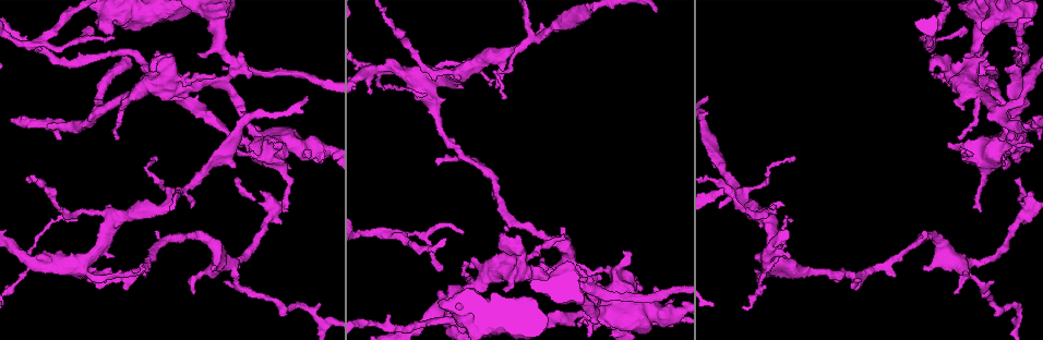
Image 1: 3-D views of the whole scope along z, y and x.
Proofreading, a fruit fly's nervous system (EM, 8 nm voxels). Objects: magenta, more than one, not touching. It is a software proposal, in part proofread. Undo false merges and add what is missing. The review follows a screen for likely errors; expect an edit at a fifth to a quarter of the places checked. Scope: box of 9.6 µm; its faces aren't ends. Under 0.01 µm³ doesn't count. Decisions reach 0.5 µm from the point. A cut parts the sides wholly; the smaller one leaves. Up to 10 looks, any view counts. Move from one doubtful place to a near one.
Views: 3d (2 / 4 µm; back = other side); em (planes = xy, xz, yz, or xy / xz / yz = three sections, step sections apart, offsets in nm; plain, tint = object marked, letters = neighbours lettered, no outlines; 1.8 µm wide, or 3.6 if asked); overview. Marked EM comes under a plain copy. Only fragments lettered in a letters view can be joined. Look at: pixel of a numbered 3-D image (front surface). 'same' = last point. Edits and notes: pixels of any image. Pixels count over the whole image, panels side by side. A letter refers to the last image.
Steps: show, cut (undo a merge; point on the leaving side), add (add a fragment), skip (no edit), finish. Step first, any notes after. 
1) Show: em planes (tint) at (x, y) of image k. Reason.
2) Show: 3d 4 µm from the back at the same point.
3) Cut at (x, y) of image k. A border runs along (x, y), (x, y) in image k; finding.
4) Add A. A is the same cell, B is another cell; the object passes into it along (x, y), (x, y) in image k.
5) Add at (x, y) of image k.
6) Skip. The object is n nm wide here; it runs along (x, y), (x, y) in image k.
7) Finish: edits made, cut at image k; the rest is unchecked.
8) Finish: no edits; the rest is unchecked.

Show: em planes (tint) at (578, 269) of image 1. Four or more arms meet.

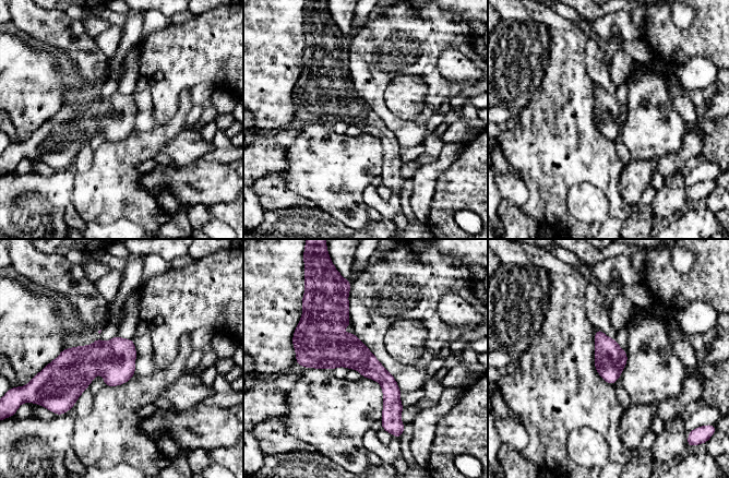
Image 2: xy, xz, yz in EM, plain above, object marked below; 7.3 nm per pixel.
Show: em planes (letters) at the same point. What lies round it.

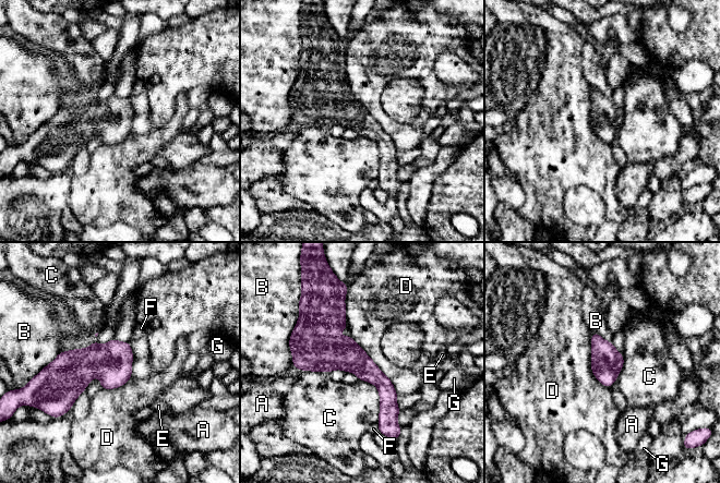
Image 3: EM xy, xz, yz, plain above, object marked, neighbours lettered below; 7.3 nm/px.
Skip. The object is 240 nm wide here; A, B, C, D, E, F and G are other cells; one neuron here.

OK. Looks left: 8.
Show: em 3.6 µm planes (letters) at (476, 296) of image 1. Sharp bend.

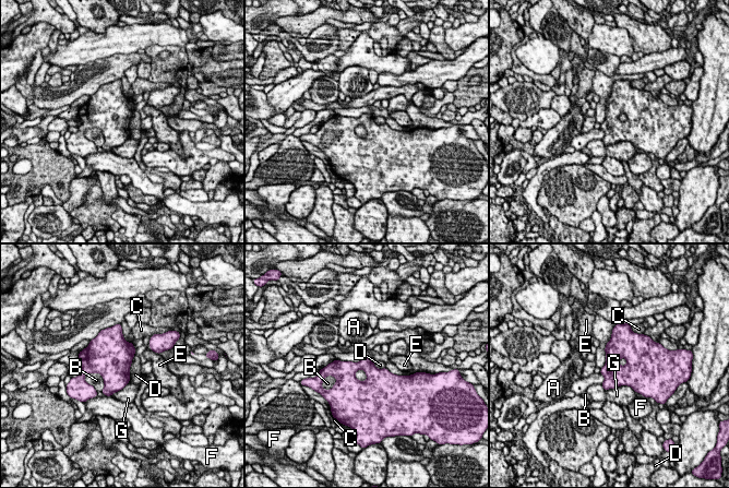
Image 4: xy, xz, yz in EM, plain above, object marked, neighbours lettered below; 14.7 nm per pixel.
Skip. The longest contact is with G, 460 nm; A, B, C, D, E, F and G are other cells; one neuron here.

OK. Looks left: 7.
Show: 3d 4 µm at (983, 19) of image 1. Abrupt turn.

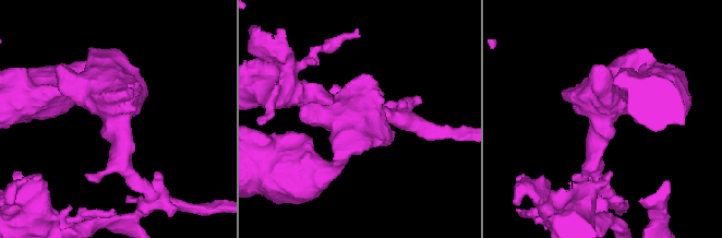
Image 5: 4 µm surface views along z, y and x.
Show: em planes (tint) at (113, 115) of image 5. 3 arms meet here; the arms are 280, 380, 380 nm wide; shape alone is not enough.

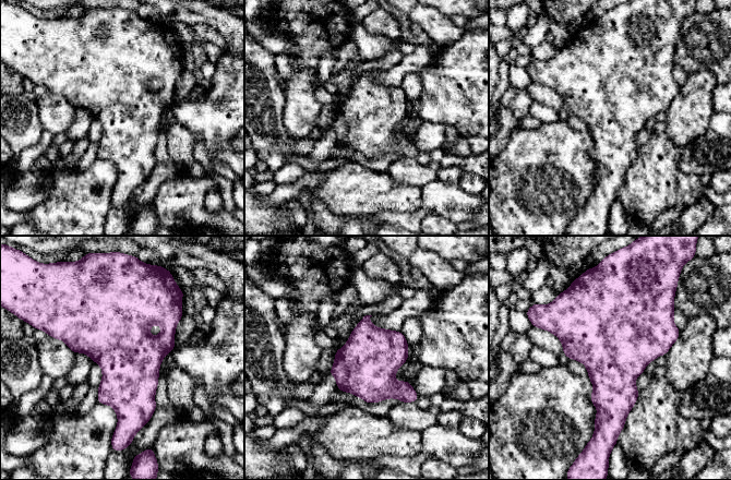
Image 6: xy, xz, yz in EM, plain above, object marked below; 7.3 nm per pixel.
Show: em planes (letters) at the same point.

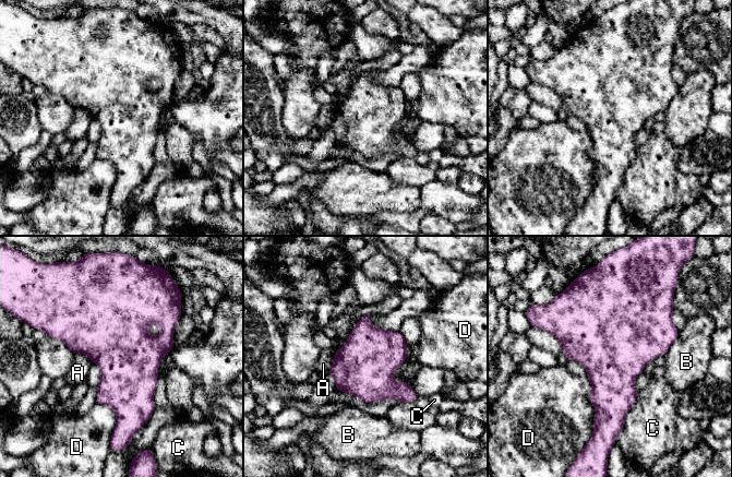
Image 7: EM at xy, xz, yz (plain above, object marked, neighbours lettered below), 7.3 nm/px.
Skip. The object is 440 nm wide here; the longest contact is with D, 420 nm; A, B, C and D are other cells; one neuron here.

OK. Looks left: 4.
Show: 3d 2 µm at (462, 233) of image 1. An open end.

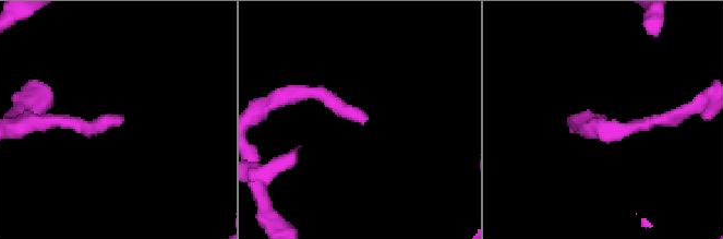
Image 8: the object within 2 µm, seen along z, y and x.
Show: em xy step 16 (letters) at (365, 119) of image 8. Shape alone is not enough.

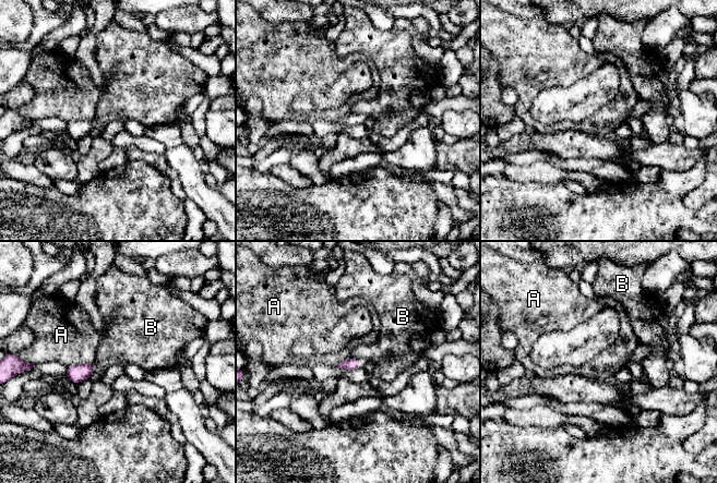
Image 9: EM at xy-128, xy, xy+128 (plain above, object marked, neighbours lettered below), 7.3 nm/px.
Skip. The longest contact is with A, 220 nm; A and B are other cells; a border runs along (351, 357), (359, 359) in image 9; none of them fits.

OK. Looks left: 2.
Finish: no edits; the rest is unchecked.

